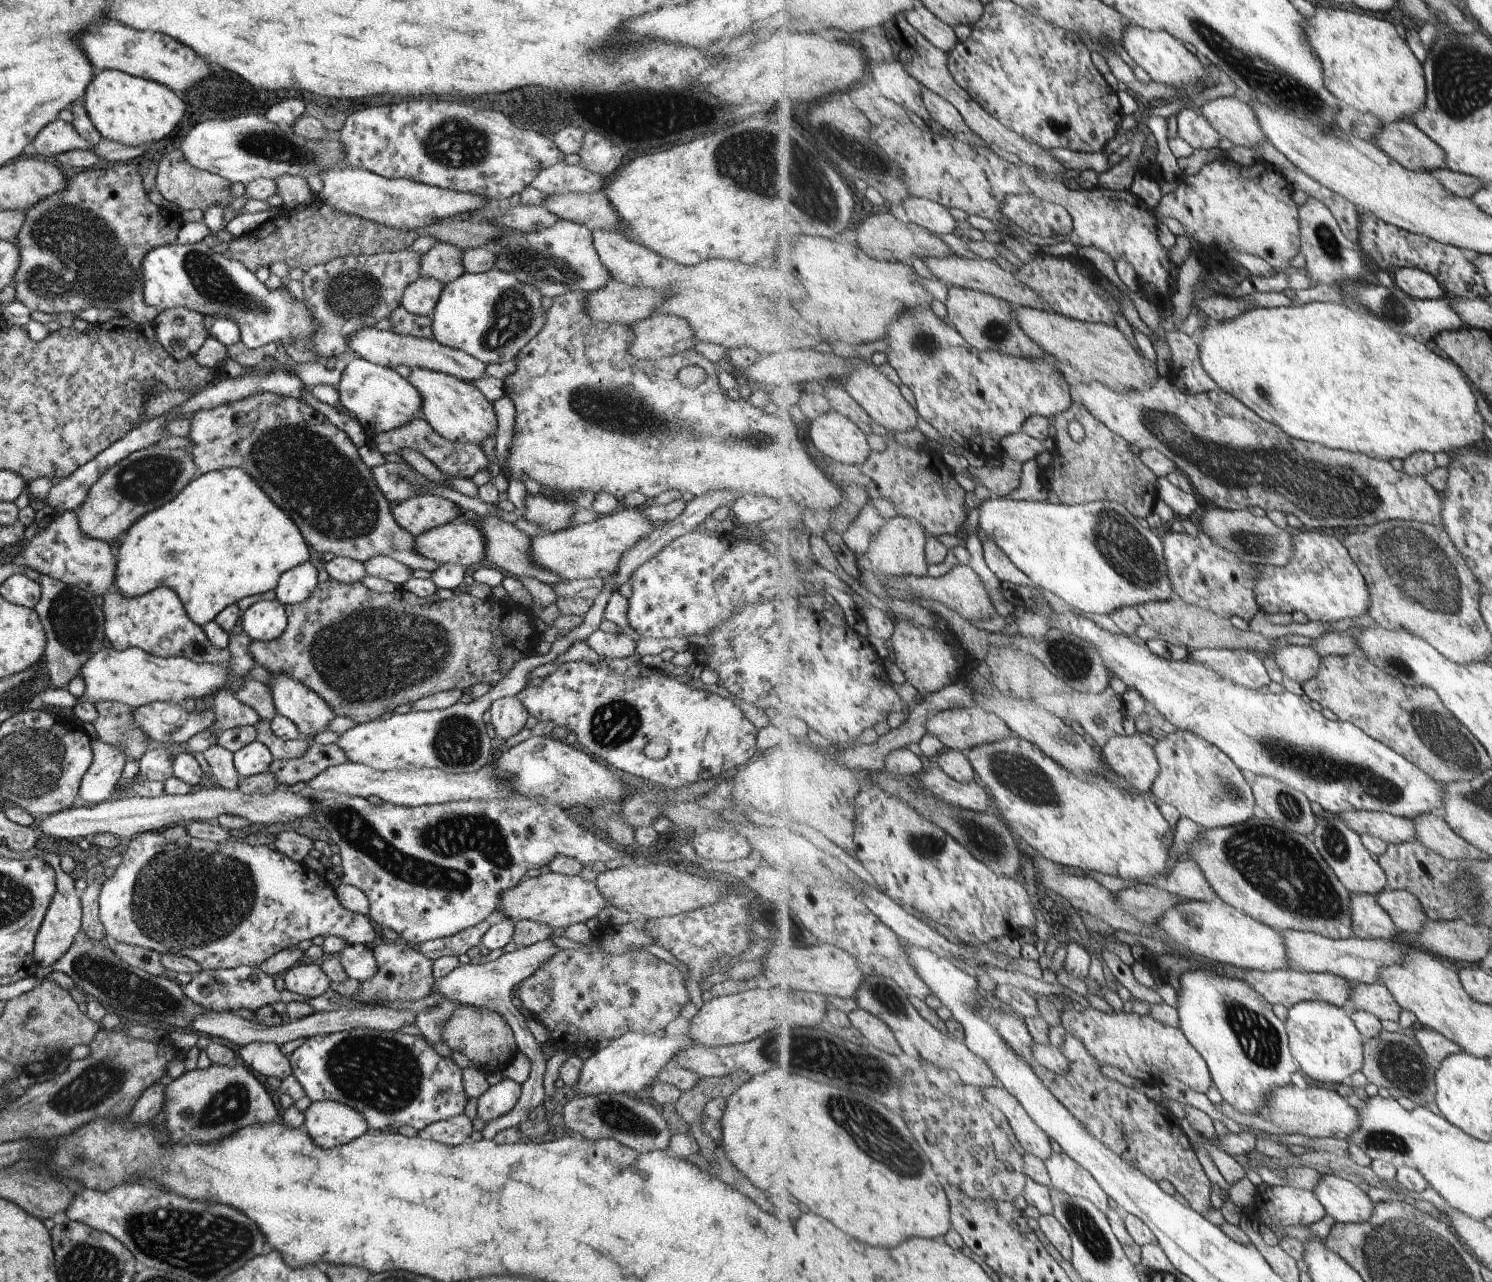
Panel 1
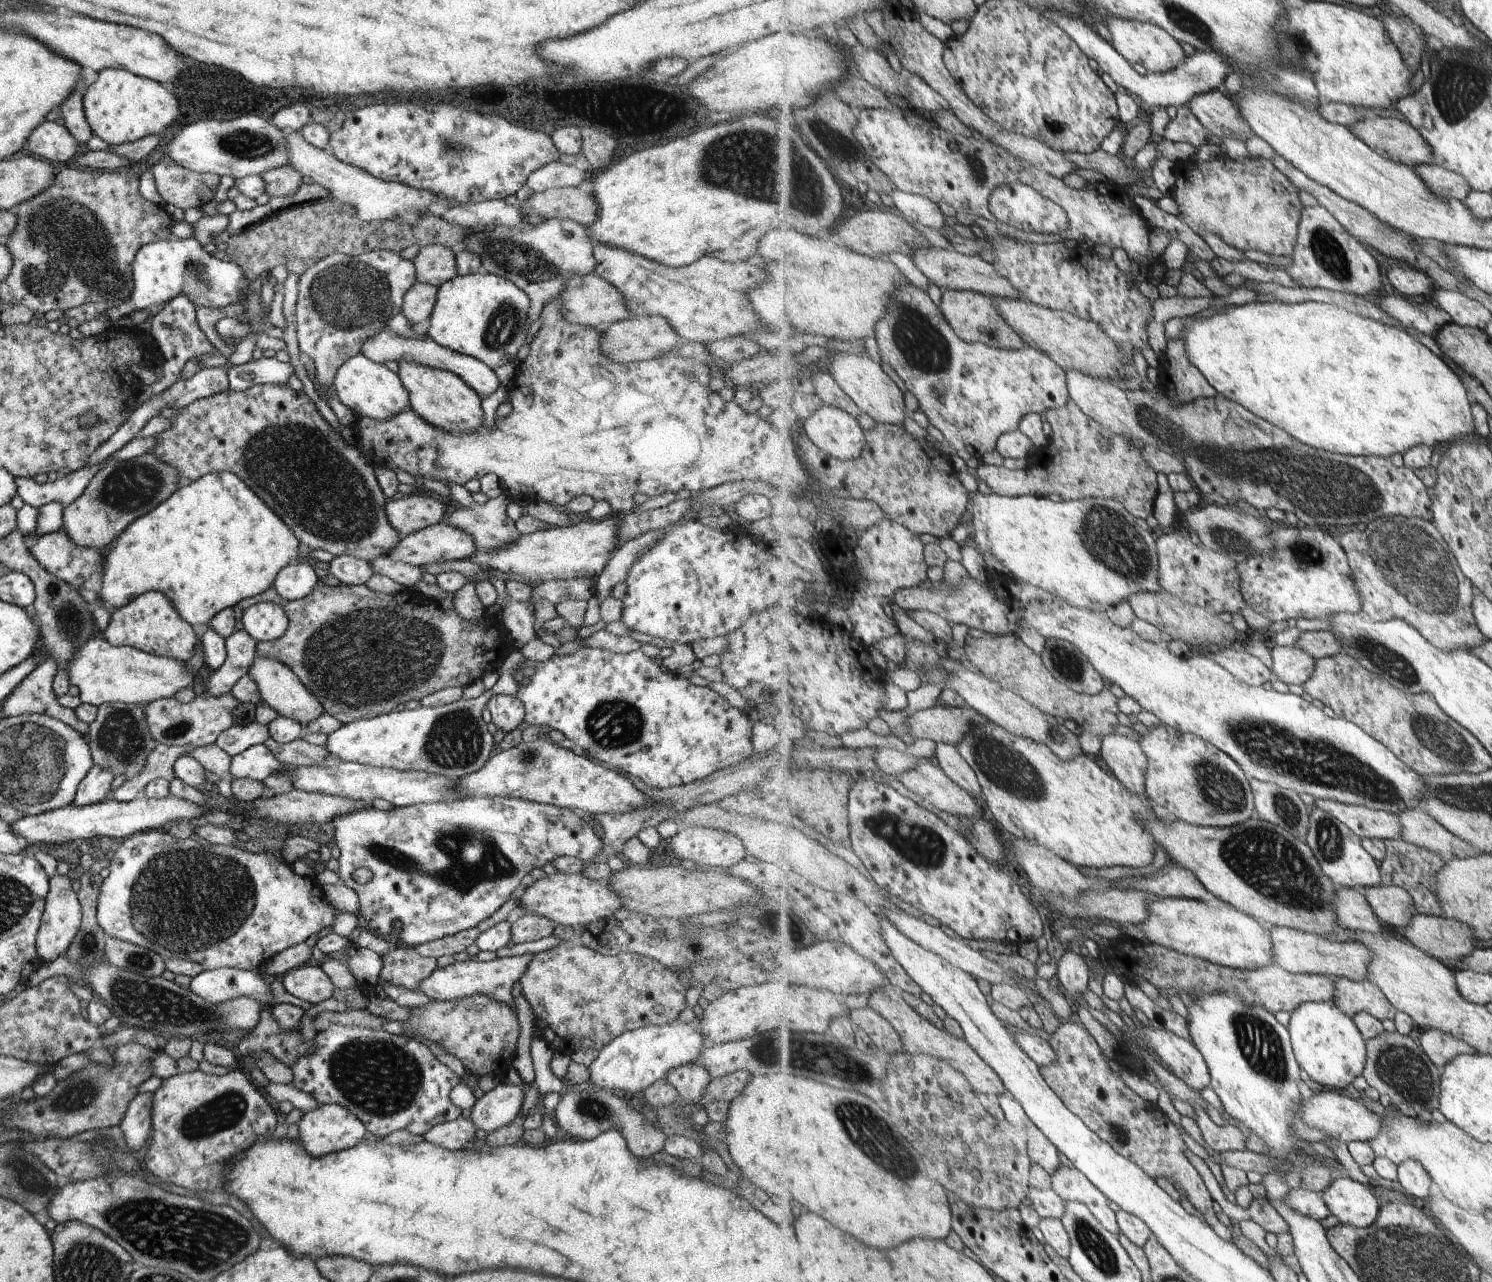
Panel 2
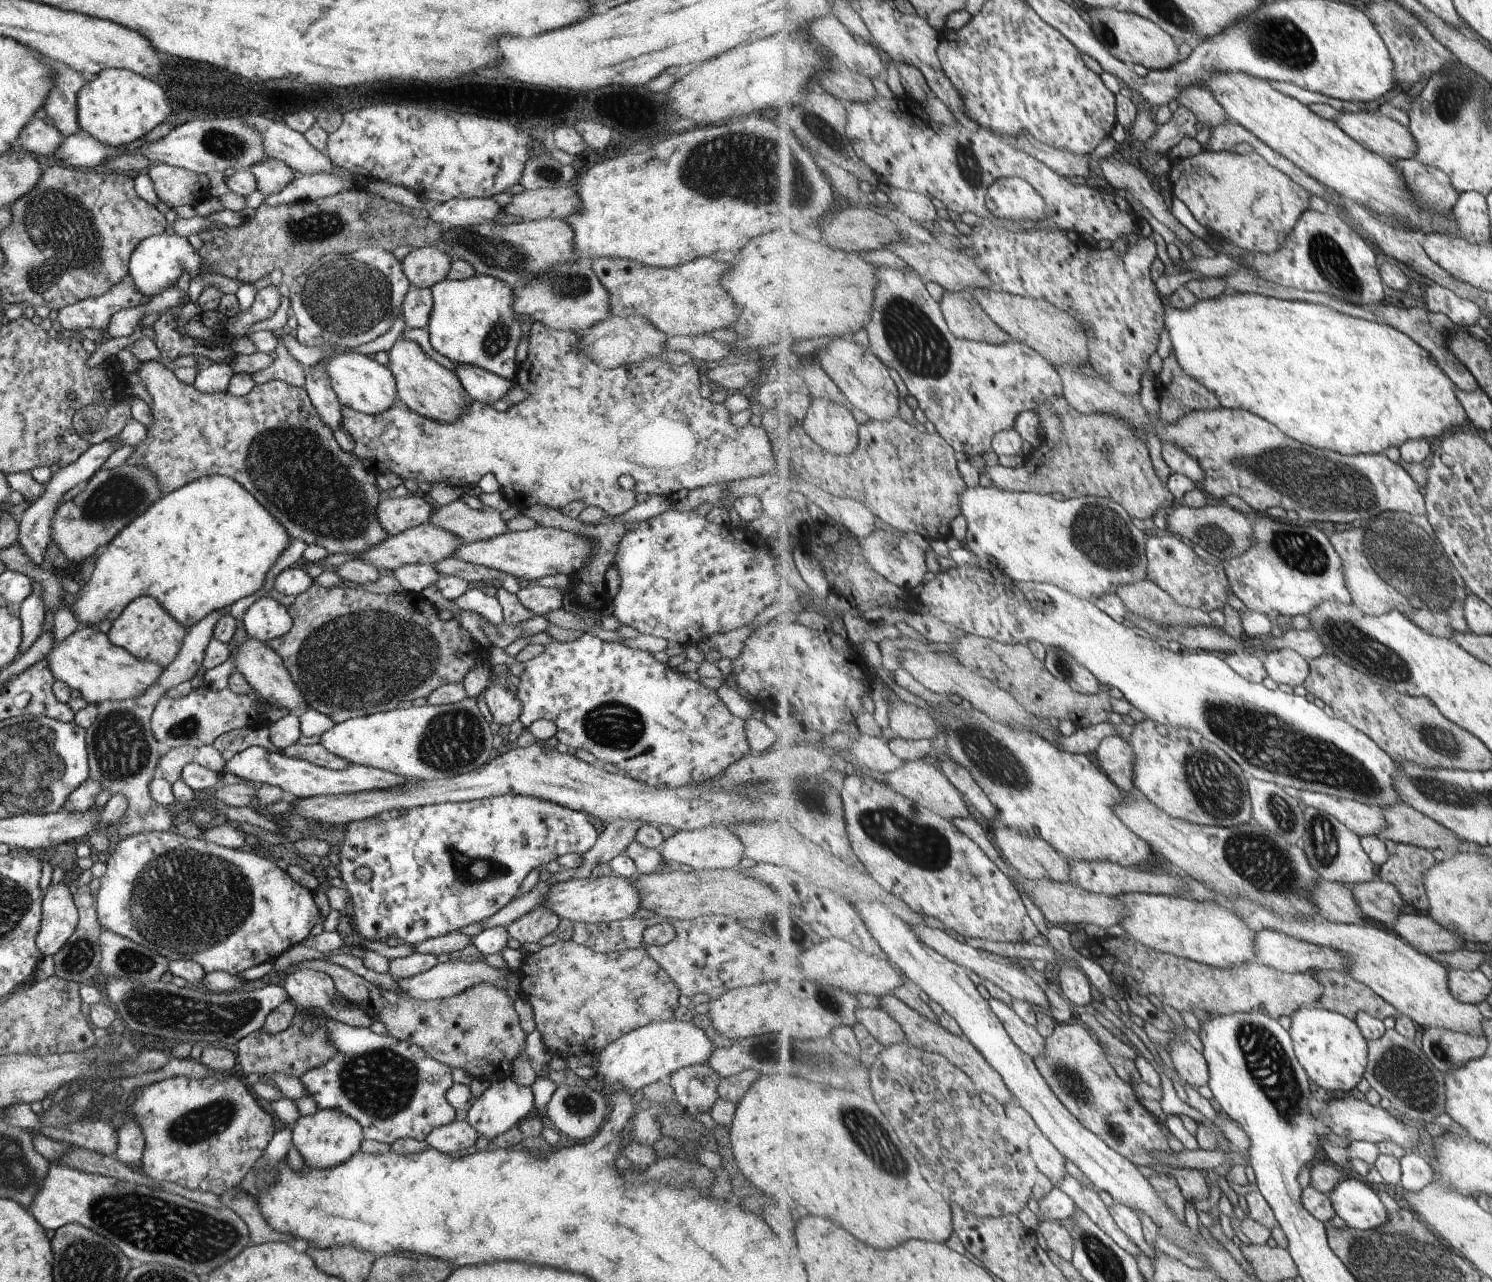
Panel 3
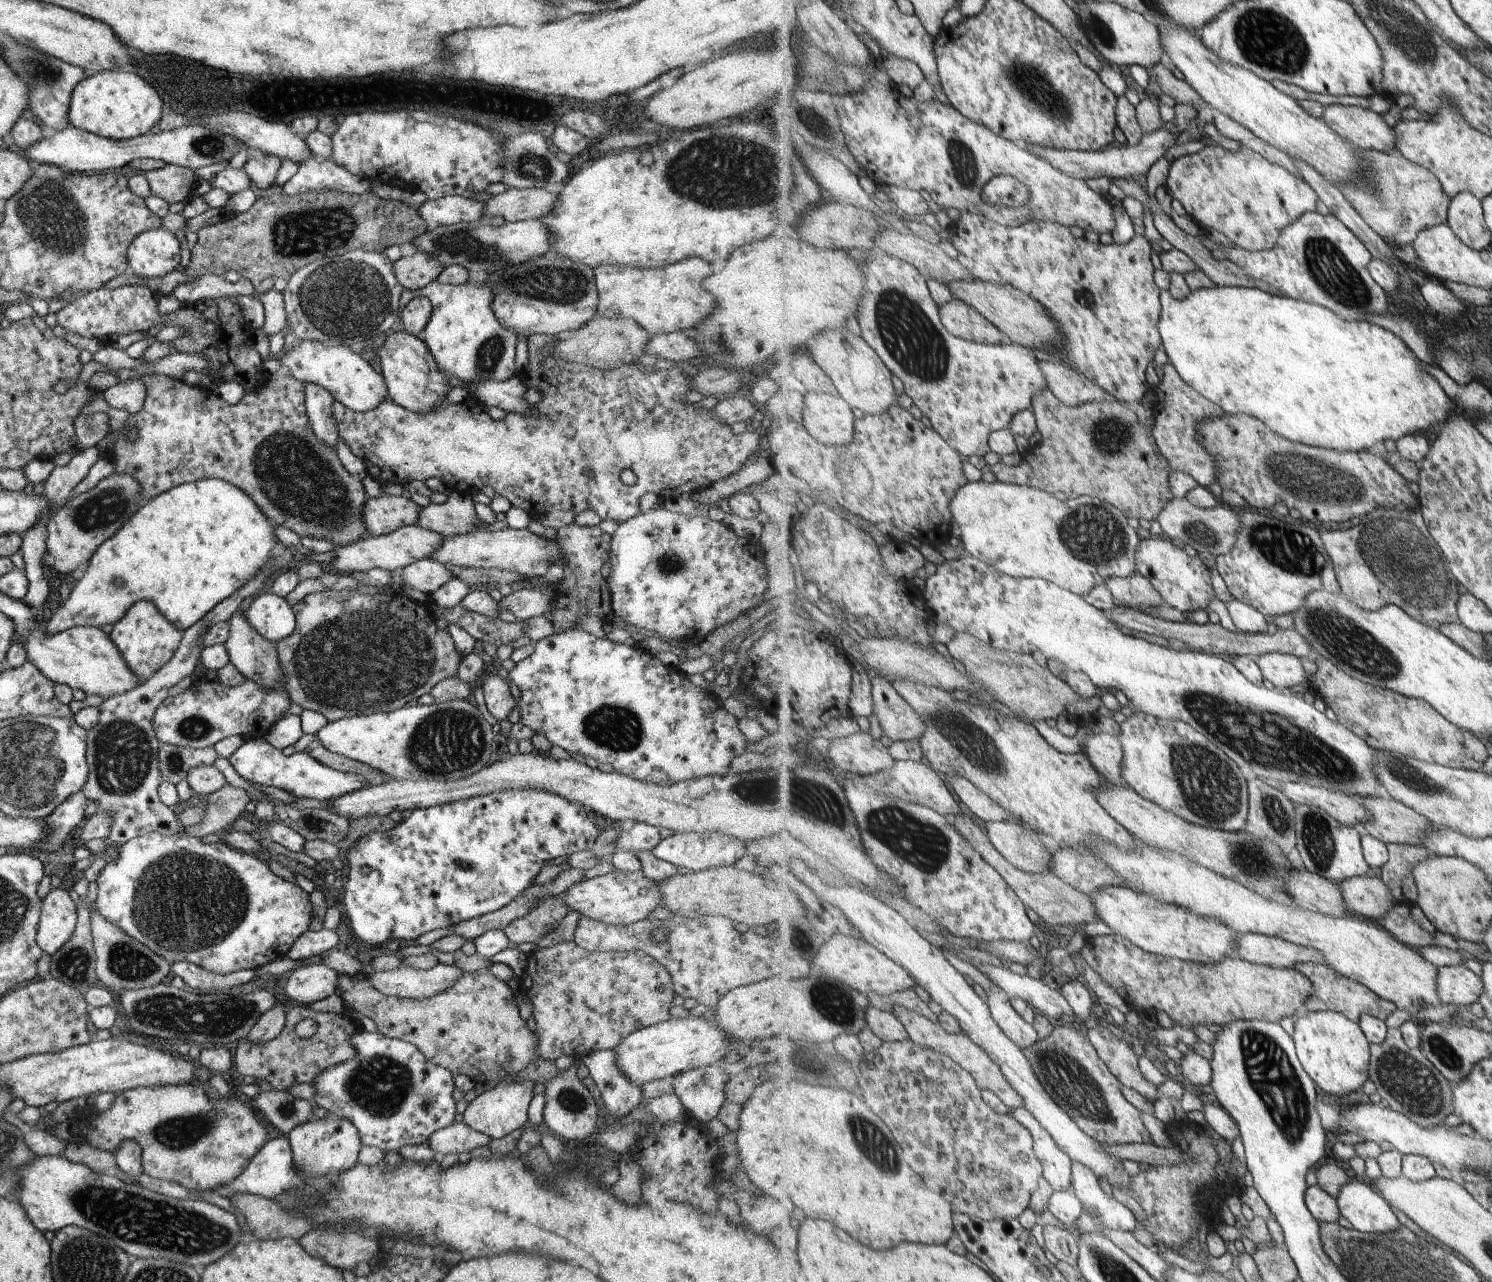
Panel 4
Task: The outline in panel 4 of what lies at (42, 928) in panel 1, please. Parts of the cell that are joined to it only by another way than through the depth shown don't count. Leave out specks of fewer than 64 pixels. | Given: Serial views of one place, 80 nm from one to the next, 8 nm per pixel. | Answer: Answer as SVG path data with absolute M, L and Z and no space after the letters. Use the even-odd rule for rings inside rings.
M49 889L40 900L40 915L36 930L36 943L43 953L52 955L71 936L76 925L76 906L67 891Z

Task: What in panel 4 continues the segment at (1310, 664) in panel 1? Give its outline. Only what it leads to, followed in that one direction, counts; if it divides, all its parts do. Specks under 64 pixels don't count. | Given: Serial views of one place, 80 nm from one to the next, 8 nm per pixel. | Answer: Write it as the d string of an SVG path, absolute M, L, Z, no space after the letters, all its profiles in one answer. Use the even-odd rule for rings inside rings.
M1269 653L1260 655L1257 662L1263 671L1264 678L1275 688L1295 690L1307 683L1308 673L1303 668L1301 657L1287 653Z

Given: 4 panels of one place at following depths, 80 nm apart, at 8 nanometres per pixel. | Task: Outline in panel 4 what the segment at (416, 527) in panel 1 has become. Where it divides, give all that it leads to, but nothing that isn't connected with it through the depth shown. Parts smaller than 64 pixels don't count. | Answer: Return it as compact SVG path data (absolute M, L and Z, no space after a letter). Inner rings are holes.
M382 495L366 500L362 508L366 534L386 535L403 525L415 525L420 508L410 495Z

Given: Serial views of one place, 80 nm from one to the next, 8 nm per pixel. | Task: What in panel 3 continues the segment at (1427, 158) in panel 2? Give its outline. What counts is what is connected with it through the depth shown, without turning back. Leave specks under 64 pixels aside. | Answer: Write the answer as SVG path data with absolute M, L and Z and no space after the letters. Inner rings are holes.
M1372 111L1342 112L1335 121L1347 134L1369 150L1390 160L1415 159L1418 142L1410 128Z

